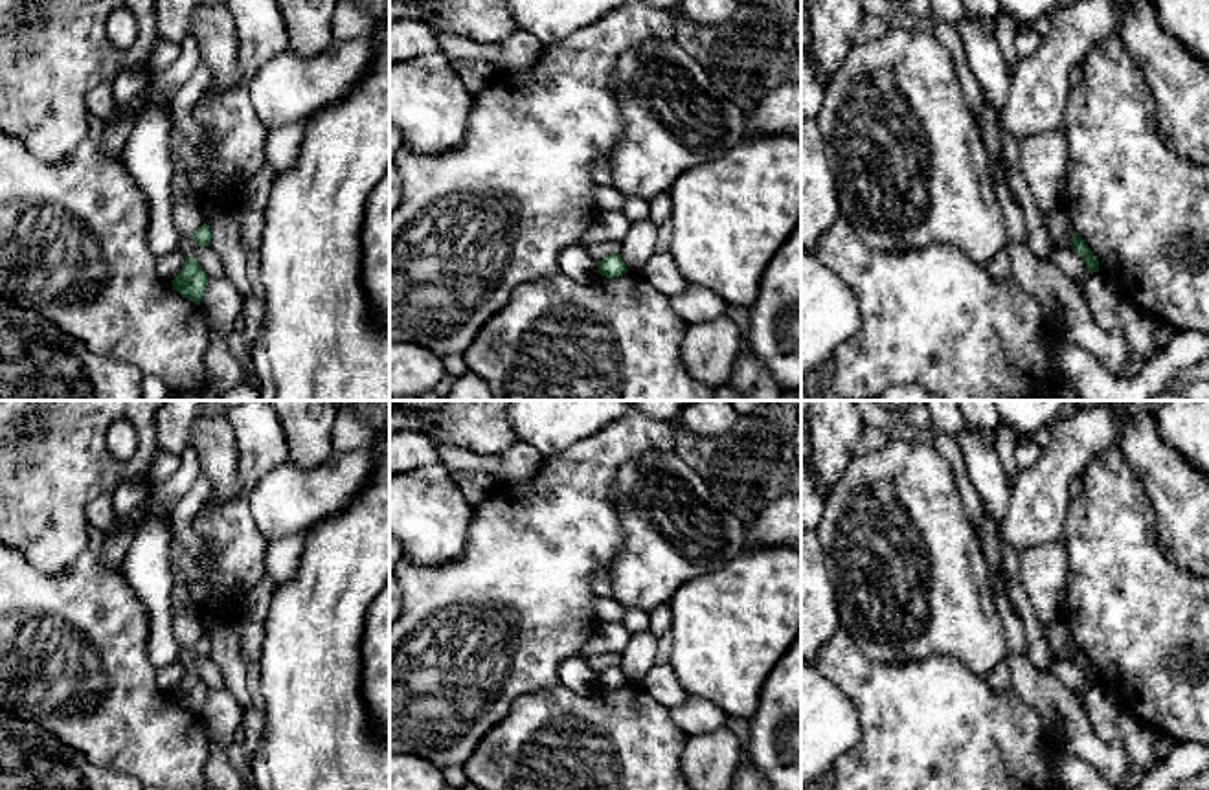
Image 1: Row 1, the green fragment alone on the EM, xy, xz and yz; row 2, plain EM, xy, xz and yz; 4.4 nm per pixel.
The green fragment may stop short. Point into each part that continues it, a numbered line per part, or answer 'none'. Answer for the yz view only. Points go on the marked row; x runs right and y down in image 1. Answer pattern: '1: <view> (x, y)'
none

